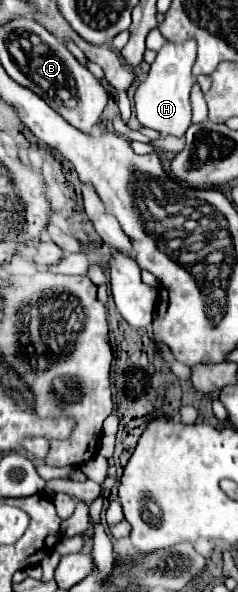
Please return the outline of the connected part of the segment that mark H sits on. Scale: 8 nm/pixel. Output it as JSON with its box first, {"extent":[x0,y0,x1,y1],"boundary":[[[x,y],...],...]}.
{"extent":[135,39,197,137],"boundary":[[[167,39],[167,43],[157,51],[157,57],[151,63],[147,77],[141,81],[141,85],[135,91],[135,115],[143,127],[155,129],[161,135],[175,135],[175,137],[185,135],[187,127],[191,125],[189,93],[195,81],[191,73],[195,55],[197,55],[195,39],[187,39],[183,43]]]}

